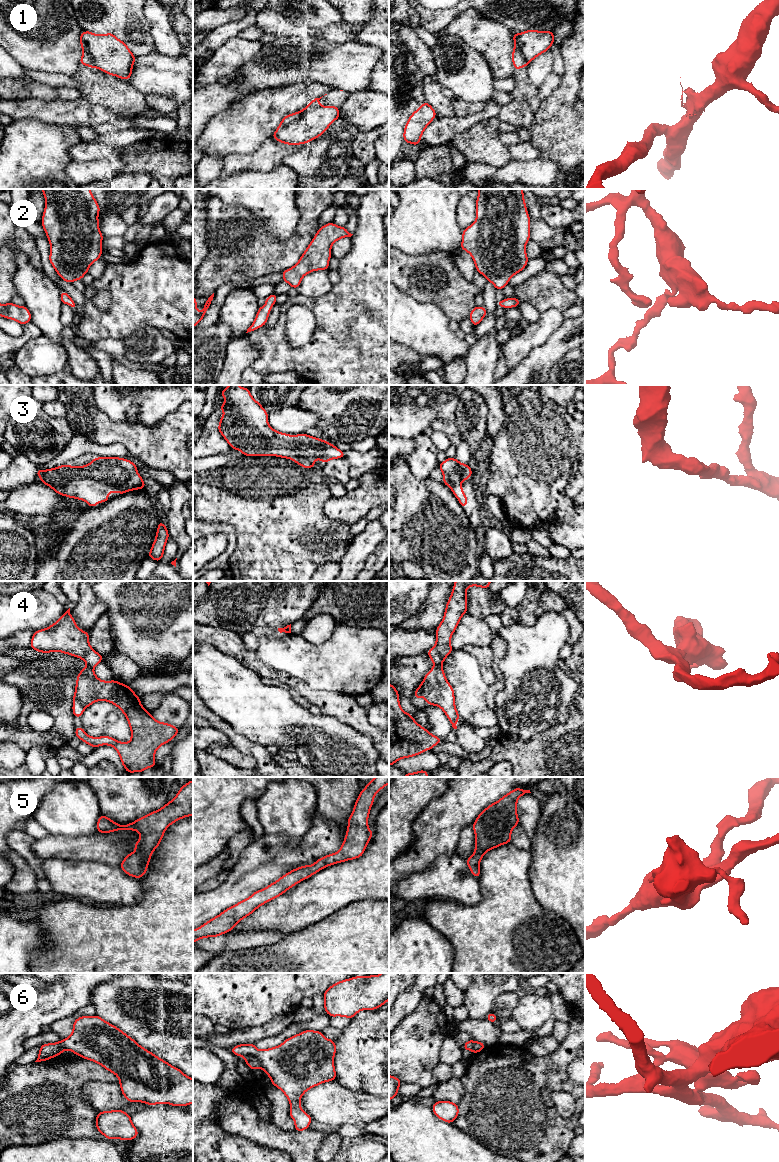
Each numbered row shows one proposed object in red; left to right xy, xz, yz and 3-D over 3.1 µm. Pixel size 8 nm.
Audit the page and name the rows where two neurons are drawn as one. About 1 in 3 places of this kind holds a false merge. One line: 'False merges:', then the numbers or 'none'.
False merges: 1, 4, 6

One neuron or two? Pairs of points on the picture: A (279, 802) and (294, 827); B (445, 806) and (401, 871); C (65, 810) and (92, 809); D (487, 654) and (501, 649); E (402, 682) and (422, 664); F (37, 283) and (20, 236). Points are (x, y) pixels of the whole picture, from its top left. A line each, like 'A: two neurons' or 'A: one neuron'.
A: one neuron
B: one neuron
C: one neuron
D: two neurons
E: one neuron
F: two neurons

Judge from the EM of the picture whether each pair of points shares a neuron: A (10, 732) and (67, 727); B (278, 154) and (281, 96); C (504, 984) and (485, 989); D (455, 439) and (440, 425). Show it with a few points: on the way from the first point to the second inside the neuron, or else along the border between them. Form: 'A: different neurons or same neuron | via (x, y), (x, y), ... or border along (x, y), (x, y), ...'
A: same neuron | via (24, 737), (49, 737), (53, 733)
B: different neurons | border along (271, 136), (253, 152)
C: same neuron | via (499, 984), (490, 984)
D: same neuron | via (452, 435), (444, 427)

